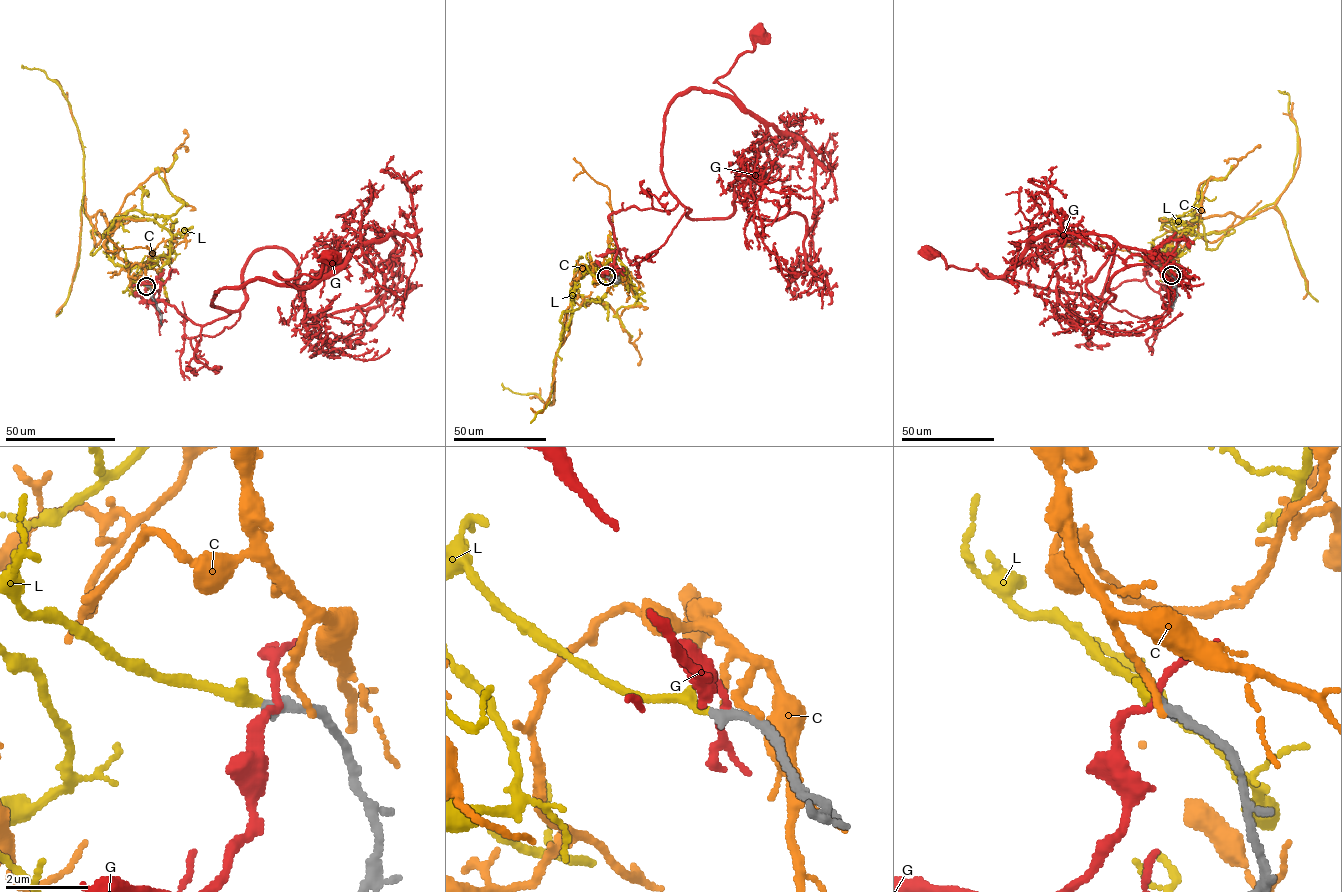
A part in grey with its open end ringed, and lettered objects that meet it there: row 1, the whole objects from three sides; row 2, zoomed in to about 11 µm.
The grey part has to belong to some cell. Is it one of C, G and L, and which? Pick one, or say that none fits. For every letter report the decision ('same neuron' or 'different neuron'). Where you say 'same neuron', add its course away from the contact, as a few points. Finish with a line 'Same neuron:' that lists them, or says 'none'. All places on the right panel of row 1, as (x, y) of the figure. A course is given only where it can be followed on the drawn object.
C: different neuron
G: different neuron
L: same neuron
Same neuron: L

